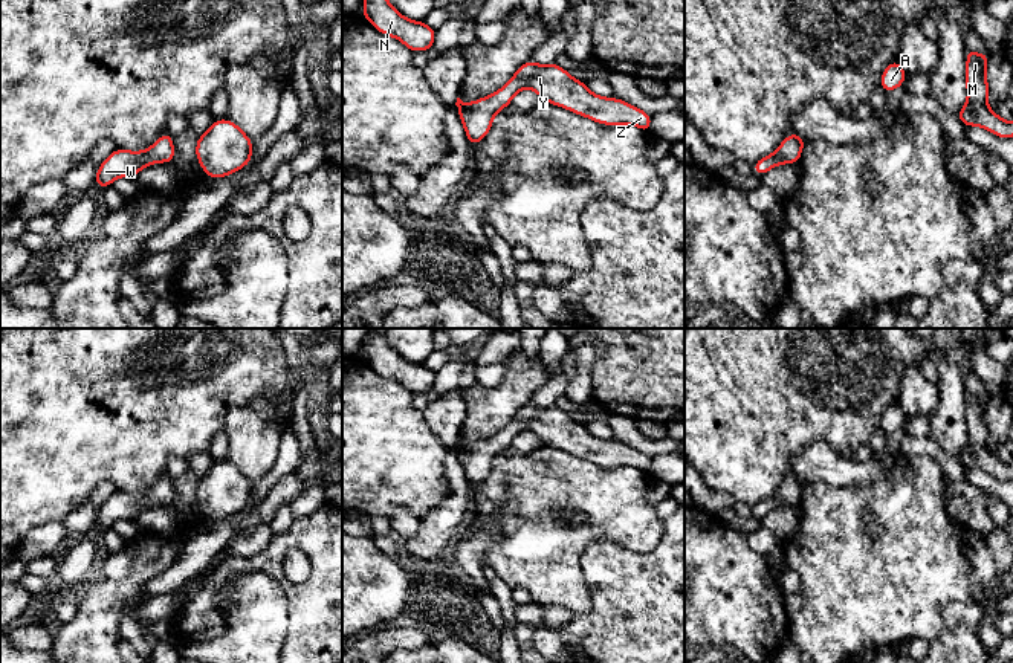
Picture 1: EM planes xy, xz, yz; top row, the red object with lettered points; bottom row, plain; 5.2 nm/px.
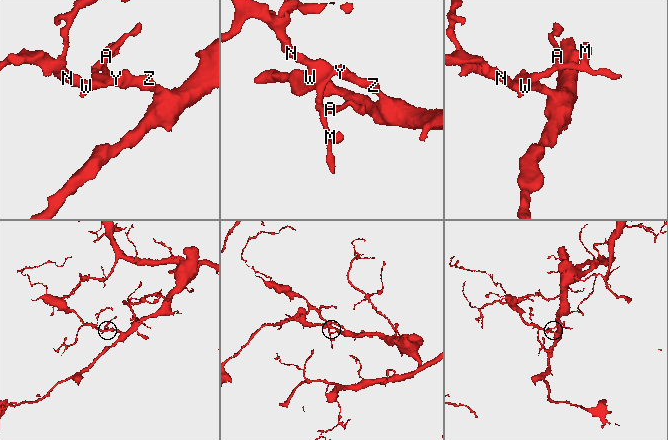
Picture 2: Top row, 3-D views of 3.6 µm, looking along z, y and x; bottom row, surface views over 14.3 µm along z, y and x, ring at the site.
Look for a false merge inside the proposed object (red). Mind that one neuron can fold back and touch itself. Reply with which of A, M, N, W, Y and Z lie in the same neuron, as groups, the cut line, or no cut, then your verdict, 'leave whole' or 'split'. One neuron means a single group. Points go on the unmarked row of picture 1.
groups A M N W Y Z; cut none; leave whole

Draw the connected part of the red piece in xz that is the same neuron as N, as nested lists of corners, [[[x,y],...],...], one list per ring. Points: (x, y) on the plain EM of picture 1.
[[[368,328],[364,342],[362,357],[379,374],[400,382],[411,394],[429,394],[432,391],[435,371],[423,364],[405,361],[390,347],[385,335],[377,335],[374,328]]]

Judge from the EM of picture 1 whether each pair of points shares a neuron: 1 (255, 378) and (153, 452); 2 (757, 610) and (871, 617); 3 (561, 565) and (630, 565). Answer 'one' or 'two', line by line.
1: one
2: two
3: two

